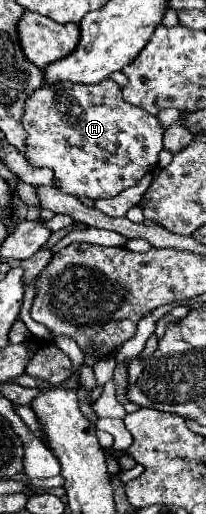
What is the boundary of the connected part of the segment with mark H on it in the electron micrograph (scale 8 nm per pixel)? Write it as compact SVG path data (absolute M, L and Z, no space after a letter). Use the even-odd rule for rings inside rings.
M110 78L102 80L102 84L44 84L36 88L24 104L22 126L28 132L28 164L34 168L50 168L54 172L54 184L60 192L90 200L114 198L122 190L136 186L156 168L164 136L162 122L146 110L126 104L126 100L122 100L122 88Z

